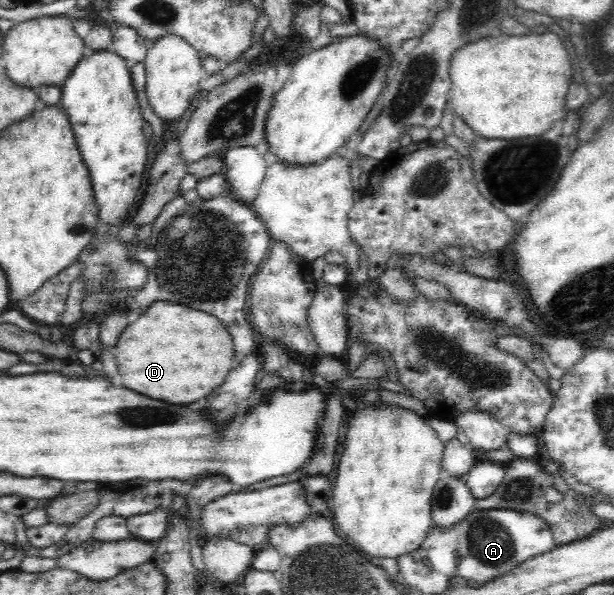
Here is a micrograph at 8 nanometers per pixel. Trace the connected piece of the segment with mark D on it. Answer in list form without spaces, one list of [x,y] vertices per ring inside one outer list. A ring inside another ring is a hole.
[[[168,301],[155,302],[149,306],[137,322],[125,328],[111,352],[119,364],[119,374],[125,382],[125,388],[143,394],[147,398],[157,398],[161,402],[177,406],[193,404],[203,396],[207,396],[209,390],[225,382],[227,372],[233,368],[233,364],[236,364],[233,362],[235,356],[231,335],[217,318]]]

